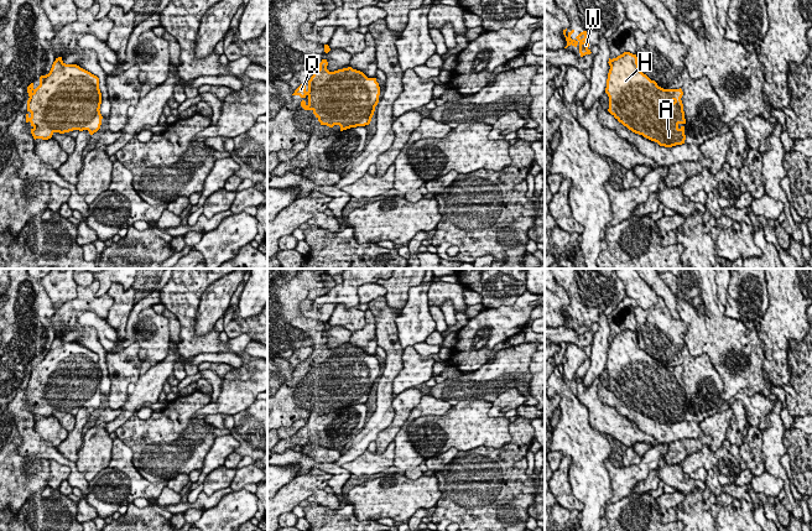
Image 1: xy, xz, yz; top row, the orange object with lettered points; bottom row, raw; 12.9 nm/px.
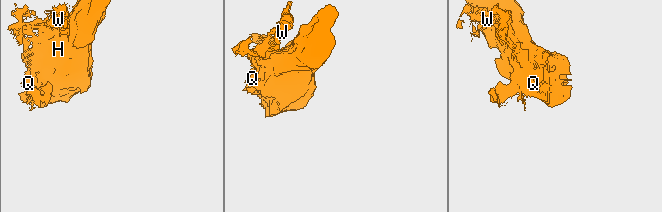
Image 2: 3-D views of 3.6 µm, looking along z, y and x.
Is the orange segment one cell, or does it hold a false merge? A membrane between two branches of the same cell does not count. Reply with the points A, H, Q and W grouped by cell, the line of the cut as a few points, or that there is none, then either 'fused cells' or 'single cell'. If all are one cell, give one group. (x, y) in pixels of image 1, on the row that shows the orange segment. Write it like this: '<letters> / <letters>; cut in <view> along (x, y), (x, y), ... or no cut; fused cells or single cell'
A H Q W; no cut; single cell

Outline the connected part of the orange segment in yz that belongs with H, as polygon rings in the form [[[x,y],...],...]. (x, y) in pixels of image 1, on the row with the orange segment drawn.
[[[630,52],[609,58],[608,63],[608,111],[629,130],[660,146],[685,144],[682,89],[659,87],[640,71],[636,54]]]

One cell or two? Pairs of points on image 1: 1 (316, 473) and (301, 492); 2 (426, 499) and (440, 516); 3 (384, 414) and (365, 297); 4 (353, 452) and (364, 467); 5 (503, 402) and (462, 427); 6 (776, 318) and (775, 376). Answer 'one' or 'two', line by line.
1: one
2: two
3: two
4: two
5: two
6: one

